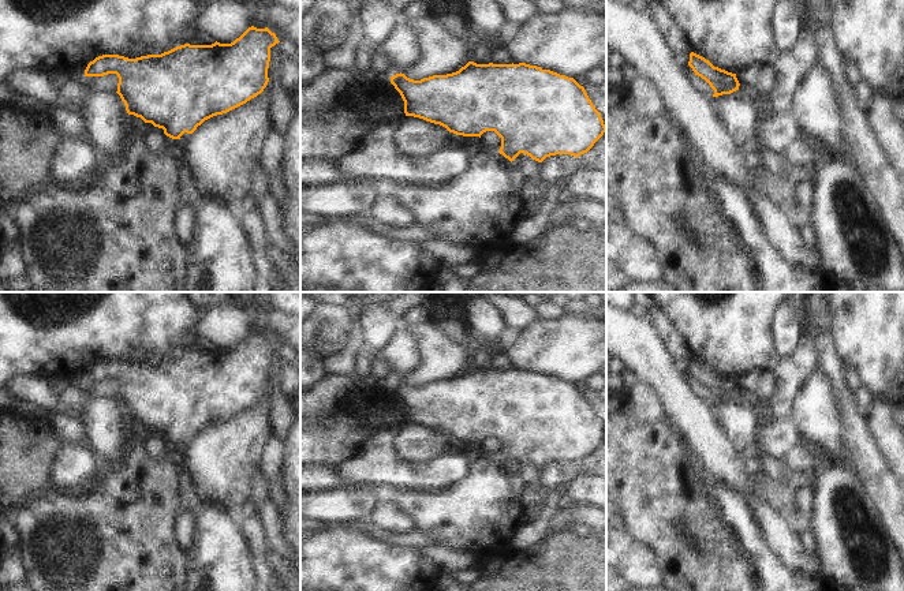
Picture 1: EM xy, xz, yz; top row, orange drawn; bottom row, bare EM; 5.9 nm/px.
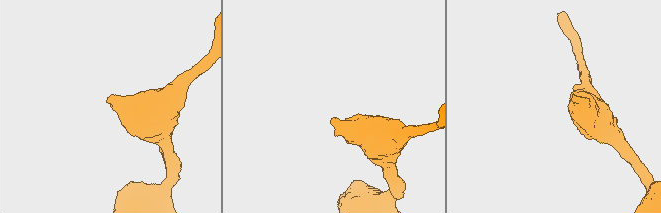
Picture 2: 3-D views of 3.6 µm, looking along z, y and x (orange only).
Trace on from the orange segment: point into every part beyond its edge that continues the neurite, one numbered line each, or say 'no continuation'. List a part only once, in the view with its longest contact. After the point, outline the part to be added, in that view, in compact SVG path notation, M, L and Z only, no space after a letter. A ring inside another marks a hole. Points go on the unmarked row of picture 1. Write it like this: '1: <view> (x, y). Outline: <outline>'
no continuation.

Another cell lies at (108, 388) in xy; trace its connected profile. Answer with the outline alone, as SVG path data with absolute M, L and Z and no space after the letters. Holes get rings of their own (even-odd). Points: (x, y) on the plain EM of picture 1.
M108 379L104 382L86 382L91 394L100 397L117 397L119 384L116 379Z

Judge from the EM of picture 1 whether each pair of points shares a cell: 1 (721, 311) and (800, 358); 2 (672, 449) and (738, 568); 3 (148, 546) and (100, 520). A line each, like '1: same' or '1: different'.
1: different
2: same
3: same

